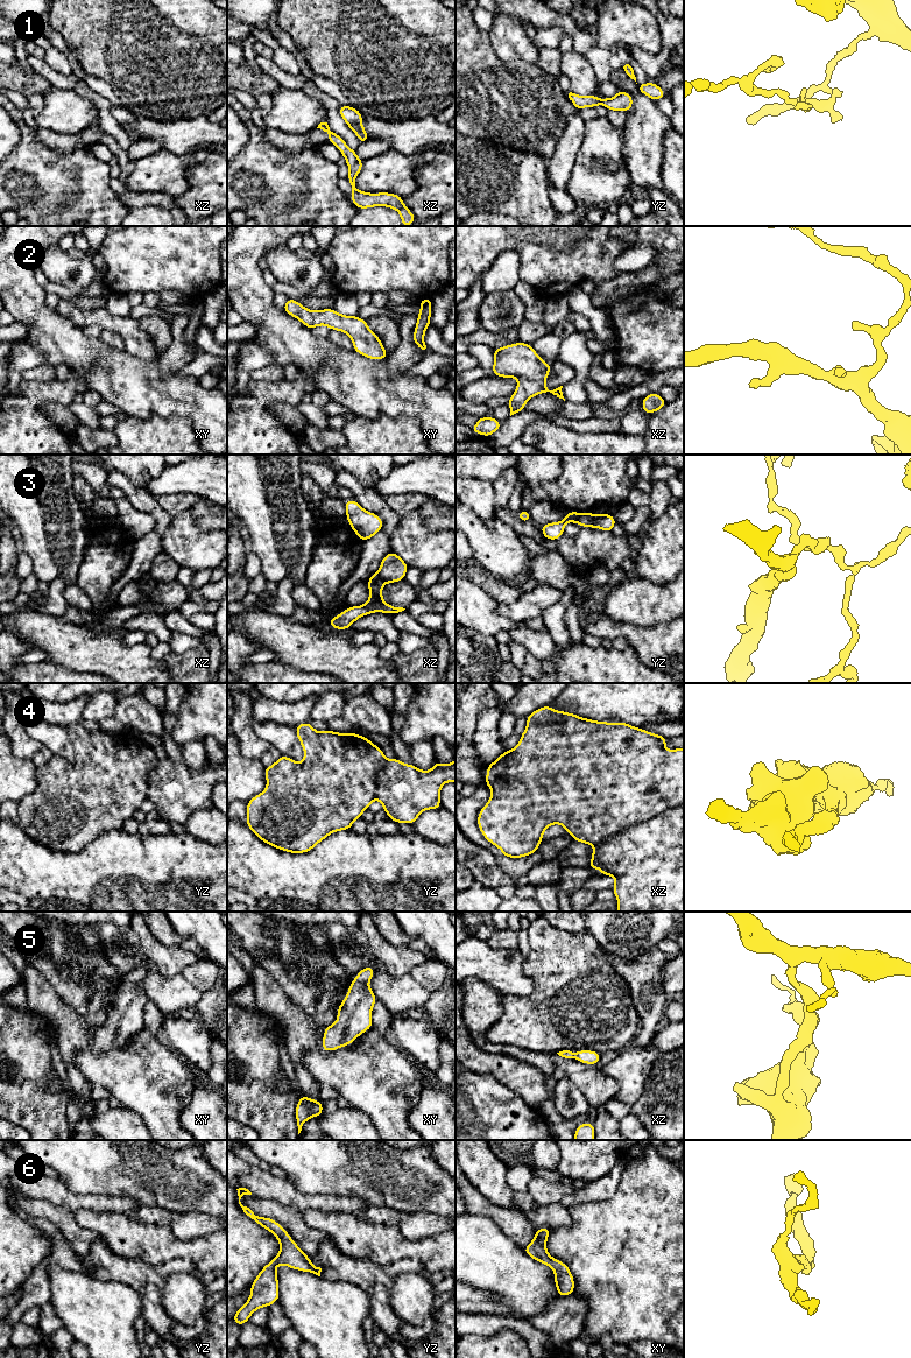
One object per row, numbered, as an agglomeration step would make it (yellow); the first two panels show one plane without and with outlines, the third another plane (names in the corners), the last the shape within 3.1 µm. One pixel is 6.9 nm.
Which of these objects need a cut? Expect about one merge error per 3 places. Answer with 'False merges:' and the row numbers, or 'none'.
False merges: 1, 3

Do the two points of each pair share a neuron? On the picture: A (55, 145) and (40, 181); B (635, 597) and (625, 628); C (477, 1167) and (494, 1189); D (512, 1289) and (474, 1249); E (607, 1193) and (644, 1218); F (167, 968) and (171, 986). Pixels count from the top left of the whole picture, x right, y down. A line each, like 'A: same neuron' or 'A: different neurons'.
A: different neurons
B: different neurons
C: same neuron
D: same neuron
E: different neurons
F: different neurons

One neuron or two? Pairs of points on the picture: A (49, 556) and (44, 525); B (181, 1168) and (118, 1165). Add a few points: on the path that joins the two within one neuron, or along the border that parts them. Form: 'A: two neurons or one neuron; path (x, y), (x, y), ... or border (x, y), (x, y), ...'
A: one neuron; path (49, 548), (49, 533)
B: one neuron; path (166, 1168), (136, 1168), (133, 1166)

